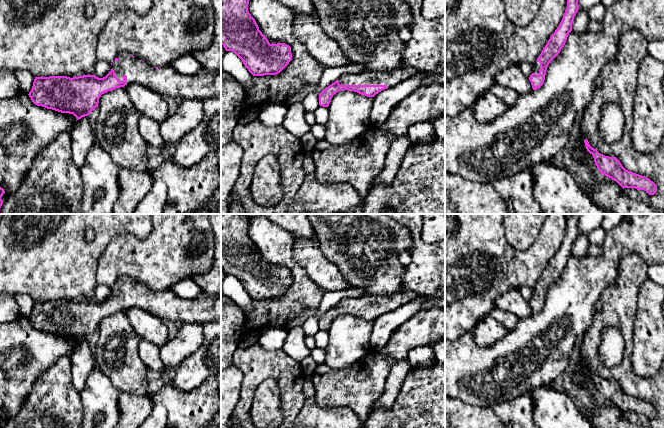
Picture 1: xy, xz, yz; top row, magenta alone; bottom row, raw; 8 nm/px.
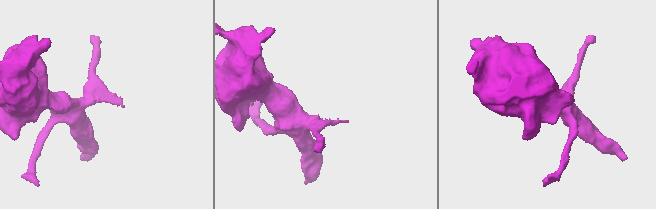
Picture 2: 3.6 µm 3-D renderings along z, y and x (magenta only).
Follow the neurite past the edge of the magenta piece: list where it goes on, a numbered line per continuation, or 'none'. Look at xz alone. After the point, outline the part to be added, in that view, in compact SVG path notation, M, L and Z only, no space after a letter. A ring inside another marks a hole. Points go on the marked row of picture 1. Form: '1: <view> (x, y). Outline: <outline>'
1: xz (394, 77). Outline: M403 64L391 71L376 72L366 70L361 73L346 73L339 77L340 85L386 85L392 87L411 78L421 71Z

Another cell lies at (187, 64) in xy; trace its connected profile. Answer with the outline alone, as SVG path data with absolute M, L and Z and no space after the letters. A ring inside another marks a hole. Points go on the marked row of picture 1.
M190 54L184 55L174 60L169 67L173 68L181 74L193 75L198 73L202 66L199 62Z

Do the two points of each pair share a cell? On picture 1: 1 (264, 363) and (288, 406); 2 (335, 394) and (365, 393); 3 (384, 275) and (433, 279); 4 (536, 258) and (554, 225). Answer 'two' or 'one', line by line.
1: one
2: one
3: two
4: one

